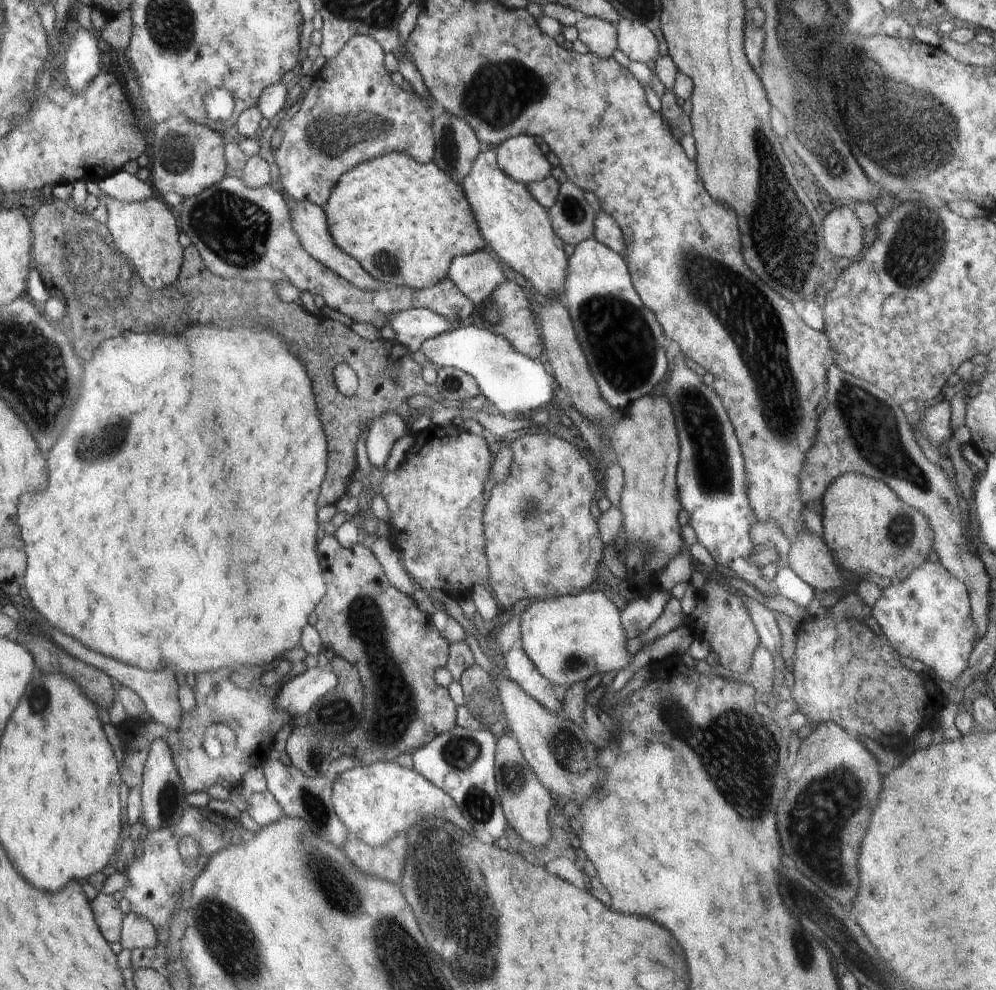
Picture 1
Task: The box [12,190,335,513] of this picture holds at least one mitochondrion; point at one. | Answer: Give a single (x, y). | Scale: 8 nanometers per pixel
(85, 273)

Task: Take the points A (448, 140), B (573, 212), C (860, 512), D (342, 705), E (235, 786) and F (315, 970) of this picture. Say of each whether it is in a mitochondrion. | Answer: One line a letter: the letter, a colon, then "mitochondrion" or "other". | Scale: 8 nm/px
A: mitochondrion
B: mitochondrion
C: other
D: mitochondrion
E: other
F: other

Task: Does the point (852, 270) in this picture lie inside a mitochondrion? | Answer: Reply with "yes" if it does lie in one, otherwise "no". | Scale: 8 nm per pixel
no

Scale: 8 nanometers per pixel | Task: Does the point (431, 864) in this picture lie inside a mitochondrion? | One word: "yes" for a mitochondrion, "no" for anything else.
yes

